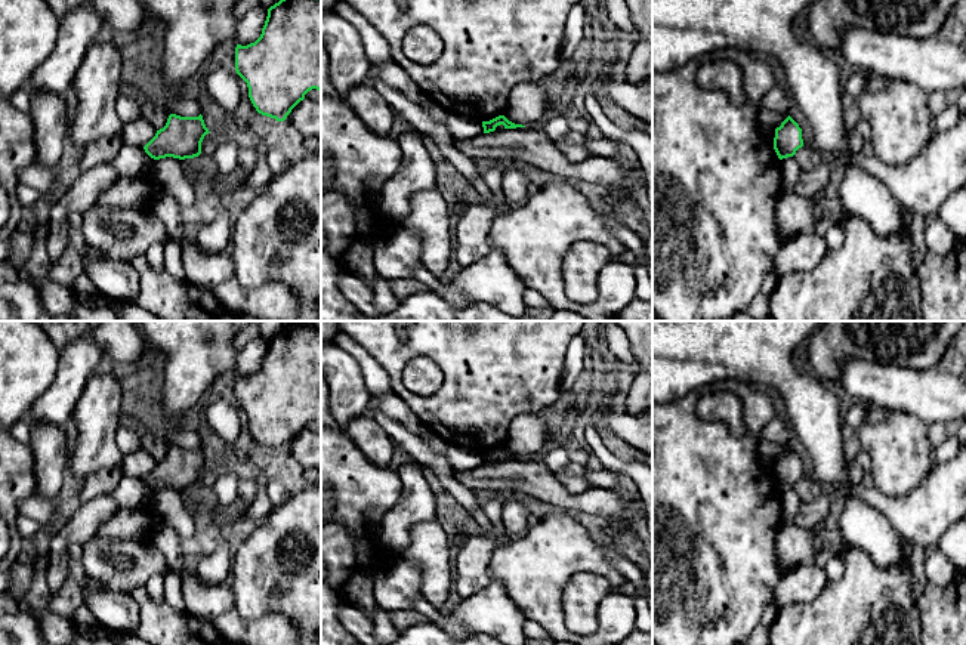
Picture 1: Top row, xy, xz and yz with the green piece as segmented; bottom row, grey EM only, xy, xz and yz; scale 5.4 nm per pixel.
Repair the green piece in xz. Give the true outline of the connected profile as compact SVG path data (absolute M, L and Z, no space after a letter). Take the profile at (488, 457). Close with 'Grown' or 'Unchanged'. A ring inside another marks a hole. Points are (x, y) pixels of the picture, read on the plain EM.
M499 447L490 453L482 453L484 465L494 463L497 457L503 456L504 460L516 460L516 459L525 459L522 456L515 456L509 453L504 447Z. Unchanged

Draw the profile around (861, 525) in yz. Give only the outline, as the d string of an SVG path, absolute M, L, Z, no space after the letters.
M845 497L836 537L846 546L862 549L880 567L891 567L902 559L901 537L889 519L857 497Z

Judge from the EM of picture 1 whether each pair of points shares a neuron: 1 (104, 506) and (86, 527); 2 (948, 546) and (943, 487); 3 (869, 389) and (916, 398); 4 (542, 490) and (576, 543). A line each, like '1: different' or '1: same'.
1: same
2: different
3: same
4: different

